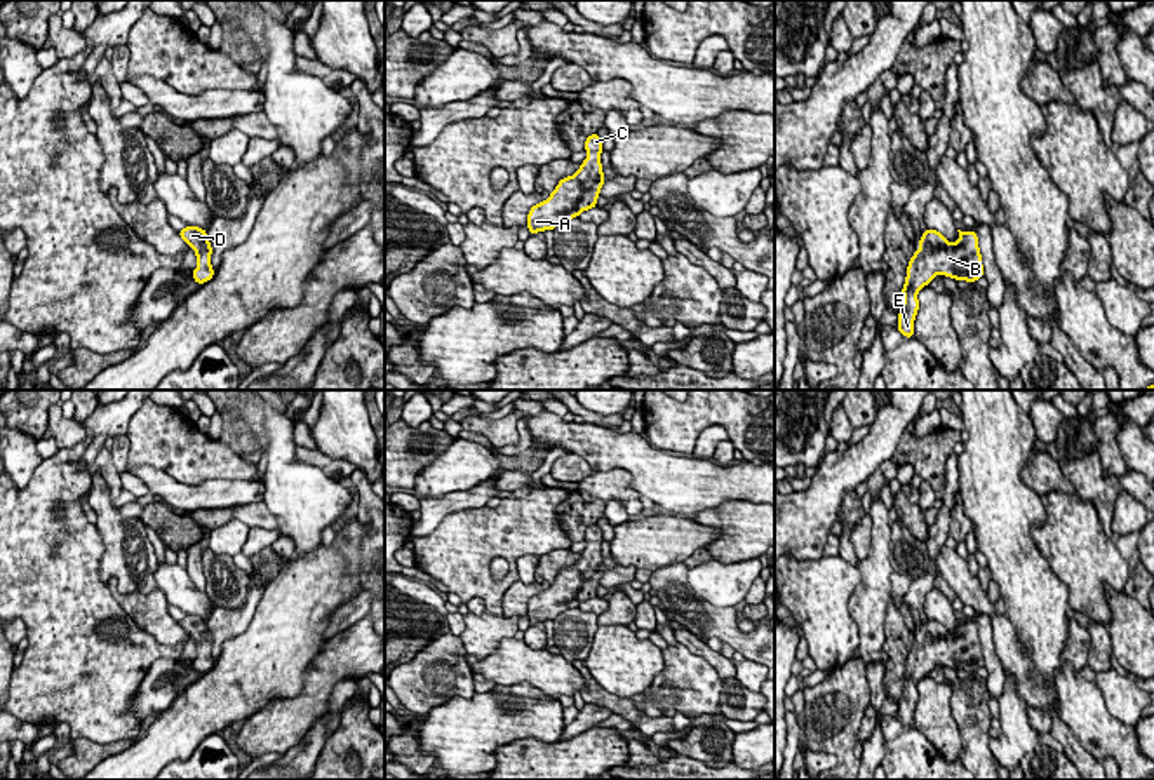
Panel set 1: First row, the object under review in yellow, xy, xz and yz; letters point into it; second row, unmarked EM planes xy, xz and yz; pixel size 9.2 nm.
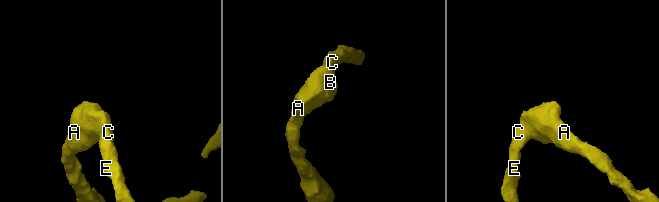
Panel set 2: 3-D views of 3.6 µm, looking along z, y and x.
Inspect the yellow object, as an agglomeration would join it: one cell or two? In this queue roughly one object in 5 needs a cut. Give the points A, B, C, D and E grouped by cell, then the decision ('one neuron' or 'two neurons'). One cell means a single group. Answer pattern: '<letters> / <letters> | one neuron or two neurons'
A B C D E | one neuron

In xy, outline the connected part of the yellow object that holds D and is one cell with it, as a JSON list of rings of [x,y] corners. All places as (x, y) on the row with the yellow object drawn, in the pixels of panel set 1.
[[[188,225],[179,237],[195,251],[198,266],[191,272],[197,284],[205,284],[214,277],[214,268],[209,263],[212,254],[212,245],[209,242],[207,232],[200,226]]]

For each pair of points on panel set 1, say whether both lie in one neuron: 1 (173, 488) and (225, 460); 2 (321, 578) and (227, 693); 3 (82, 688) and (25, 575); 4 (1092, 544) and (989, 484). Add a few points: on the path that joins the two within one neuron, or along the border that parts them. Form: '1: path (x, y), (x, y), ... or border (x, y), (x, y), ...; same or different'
1: border (147, 463), (188, 484), (213, 479), (223, 481); different
2: path (296, 606), (288, 627), (249, 665); same
3: path (80, 660), (77, 629), (53, 603); same
4: border (1041, 498), (1045, 521), (1031, 537), (1046, 559); different

